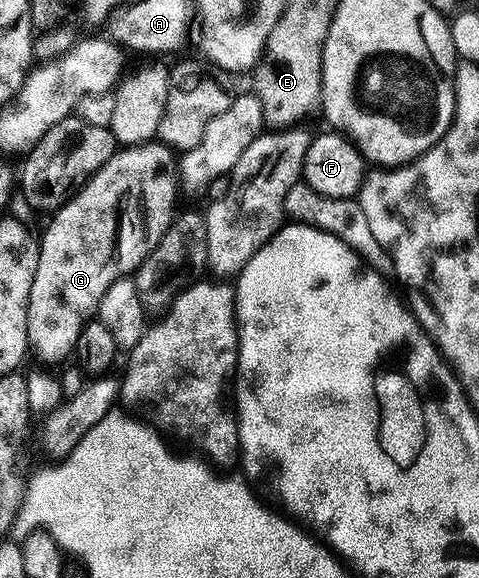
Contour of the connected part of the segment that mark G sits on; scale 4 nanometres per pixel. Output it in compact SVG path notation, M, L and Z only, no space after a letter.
M163 143L117 148L114 156L51 214L52 222L38 237L37 270L26 307L28 348L36 352L38 360L48 365L67 362L82 327L97 316L110 283L132 277L158 247L158 239L172 226L177 208L177 169L173 150Z

